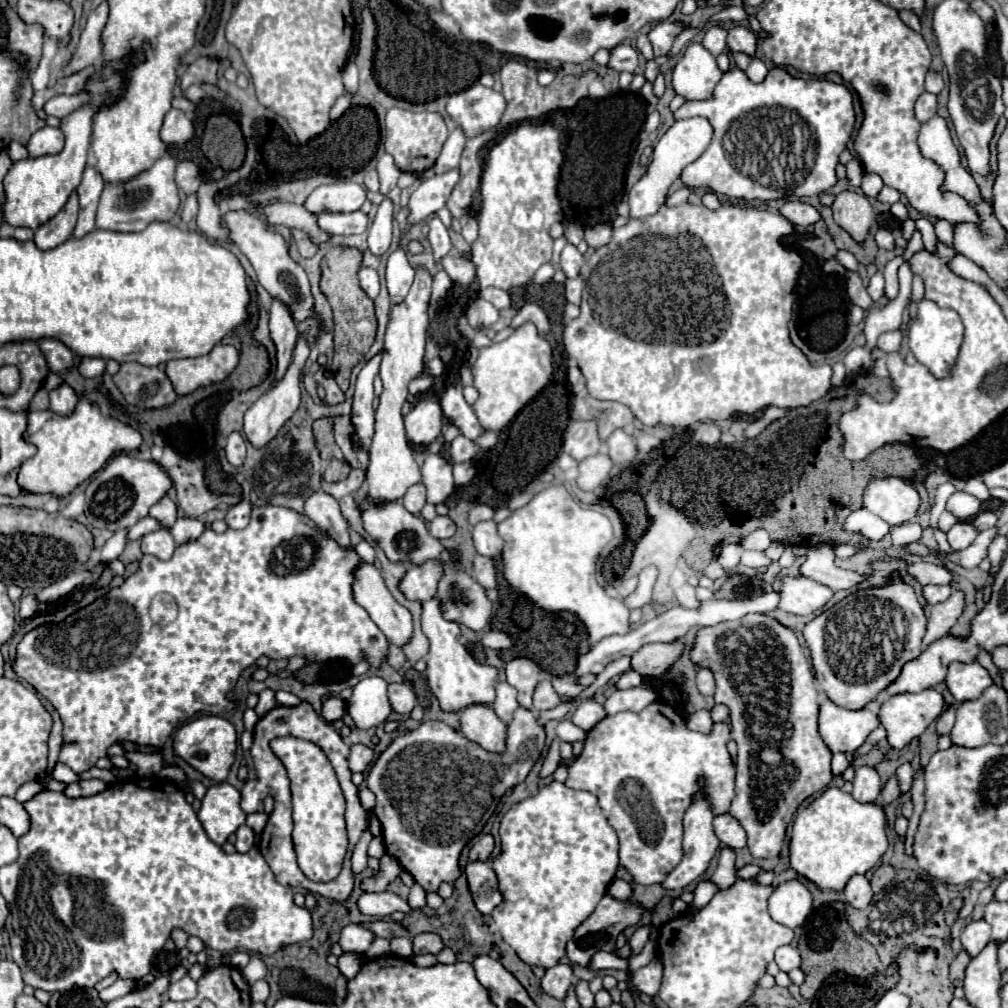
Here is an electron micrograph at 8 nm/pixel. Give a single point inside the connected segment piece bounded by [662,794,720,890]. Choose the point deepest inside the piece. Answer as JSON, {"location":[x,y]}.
{"location":[700,843]}

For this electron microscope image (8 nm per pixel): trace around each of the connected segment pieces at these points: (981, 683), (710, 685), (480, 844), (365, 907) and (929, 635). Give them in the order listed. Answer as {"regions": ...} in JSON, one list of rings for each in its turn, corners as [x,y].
{"regions":[[[[952,662],[946,674],[946,686],[958,702],[978,698],[988,686],[992,686],[992,676],[978,662],[962,664]]],[[[700,668],[700,672],[696,674],[696,684],[698,684],[698,690],[704,696],[712,696],[714,694],[714,674],[712,674],[712,670]]],[[[490,834],[482,836],[472,848],[470,848],[470,860],[488,860],[488,856],[492,854],[494,848],[494,838]]],[[[376,892],[376,894],[362,894],[358,898],[358,910],[368,916],[384,918],[396,910],[408,914],[410,906],[406,900],[402,900],[400,896],[396,896],[392,892]]],[[[954,590],[948,600],[934,604],[930,610],[928,630],[922,640],[922,646],[928,648],[932,642],[946,636],[950,632],[950,628],[956,624],[956,620],[960,618],[962,610],[964,610],[964,592],[960,592],[960,590]]]]}

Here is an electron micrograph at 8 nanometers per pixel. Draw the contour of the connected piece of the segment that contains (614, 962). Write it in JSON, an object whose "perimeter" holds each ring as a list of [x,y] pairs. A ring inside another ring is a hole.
{"perimeter":[[[598,952],[592,956],[590,968],[602,970],[602,968],[616,968],[616,970],[628,970],[628,962],[620,958],[616,952]]]}

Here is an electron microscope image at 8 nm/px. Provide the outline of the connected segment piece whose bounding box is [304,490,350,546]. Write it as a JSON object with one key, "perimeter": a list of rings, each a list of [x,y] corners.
{"perimeter":[[[318,490],[318,492],[312,492],[310,496],[306,496],[304,514],[308,518],[312,518],[312,522],[316,522],[316,526],[326,530],[330,534],[330,538],[334,538],[336,542],[340,542],[344,546],[350,546],[346,520],[338,508],[338,502],[330,494],[326,494],[324,490]]]}

